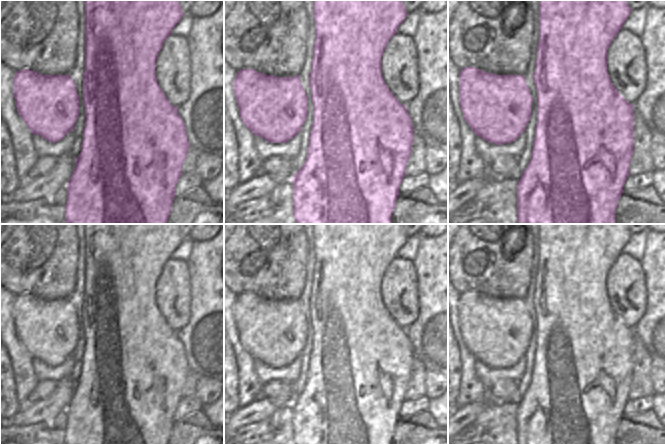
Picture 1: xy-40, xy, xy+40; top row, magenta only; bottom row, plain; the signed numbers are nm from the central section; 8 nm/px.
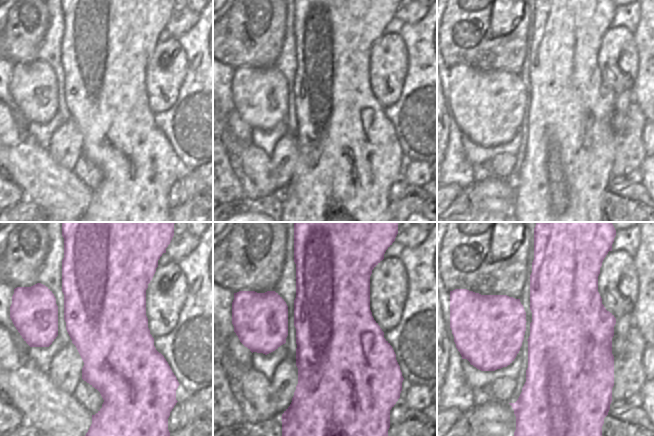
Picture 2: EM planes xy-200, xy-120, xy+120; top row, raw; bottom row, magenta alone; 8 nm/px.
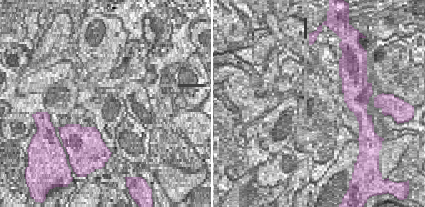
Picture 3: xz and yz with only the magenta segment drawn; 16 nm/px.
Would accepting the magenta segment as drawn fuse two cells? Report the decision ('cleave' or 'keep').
keep

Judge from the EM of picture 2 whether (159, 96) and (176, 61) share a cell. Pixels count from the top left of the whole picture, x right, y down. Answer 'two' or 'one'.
one

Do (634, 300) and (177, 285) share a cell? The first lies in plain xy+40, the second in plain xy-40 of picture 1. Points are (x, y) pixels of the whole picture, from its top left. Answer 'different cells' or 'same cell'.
same cell

